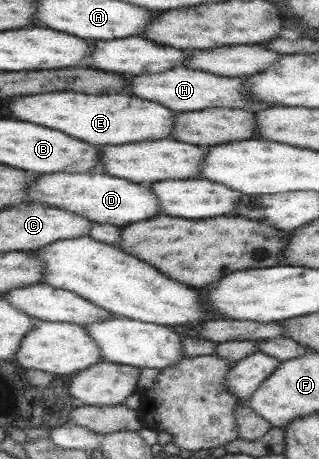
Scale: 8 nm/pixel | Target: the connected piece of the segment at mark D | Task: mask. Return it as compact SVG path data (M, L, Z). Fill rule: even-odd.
M102 170L85 173L39 174L29 184L29 197L35 202L54 208L69 210L93 222L111 224L123 228L125 223L135 223L157 215L157 197L147 185L137 184L120 177L113 177Z

